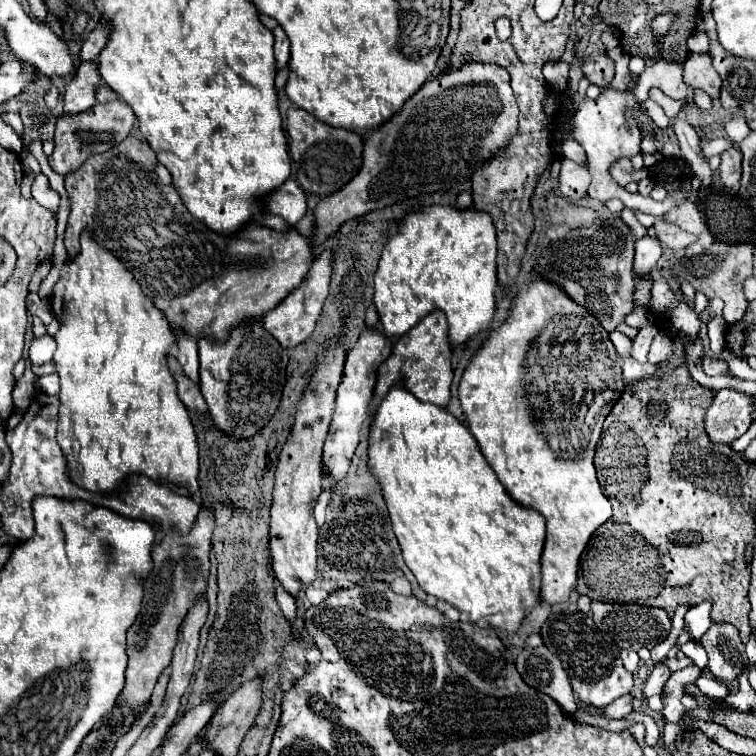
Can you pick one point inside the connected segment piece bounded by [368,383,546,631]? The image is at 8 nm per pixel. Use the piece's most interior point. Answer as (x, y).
(466, 541)

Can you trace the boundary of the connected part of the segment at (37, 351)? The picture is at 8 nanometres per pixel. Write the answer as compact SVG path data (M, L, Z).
M47 334L40 338L34 337L29 349L29 359L35 365L47 363L53 358L56 347L55 339Z

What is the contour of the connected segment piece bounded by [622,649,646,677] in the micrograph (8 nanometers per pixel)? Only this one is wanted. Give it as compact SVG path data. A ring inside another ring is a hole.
M626 649L626 651L622 651L622 663L624 663L624 667L636 677L638 668L646 662L640 659L636 651Z

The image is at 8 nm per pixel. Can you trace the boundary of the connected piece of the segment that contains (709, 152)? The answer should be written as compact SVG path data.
M723 138L701 142L701 148L705 159L709 159L713 155L721 154L733 146L734 145L730 141Z

